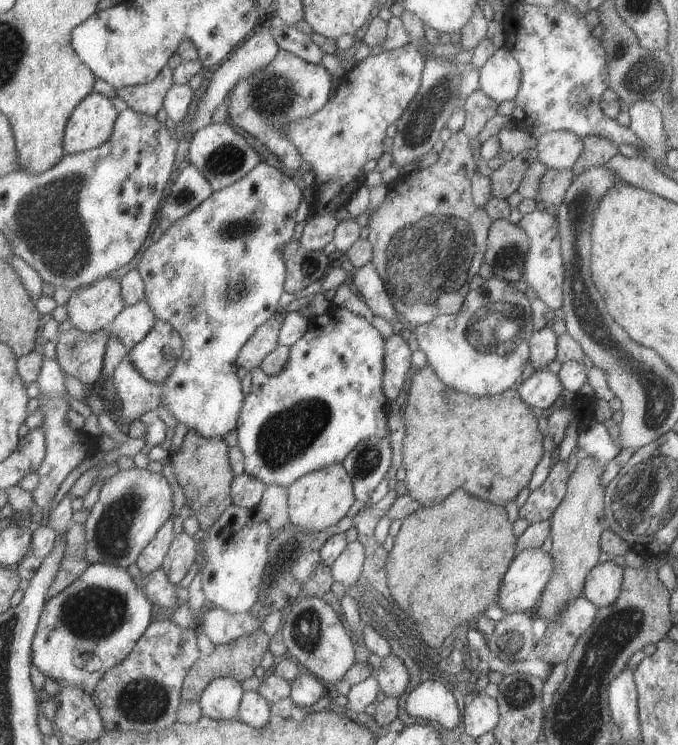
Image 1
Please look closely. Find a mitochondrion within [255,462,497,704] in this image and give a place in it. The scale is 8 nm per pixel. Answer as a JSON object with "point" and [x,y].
{"point":[306,629]}

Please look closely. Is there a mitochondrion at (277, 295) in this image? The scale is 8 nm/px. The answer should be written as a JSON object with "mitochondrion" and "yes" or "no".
{"mitochondrion":"no"}

